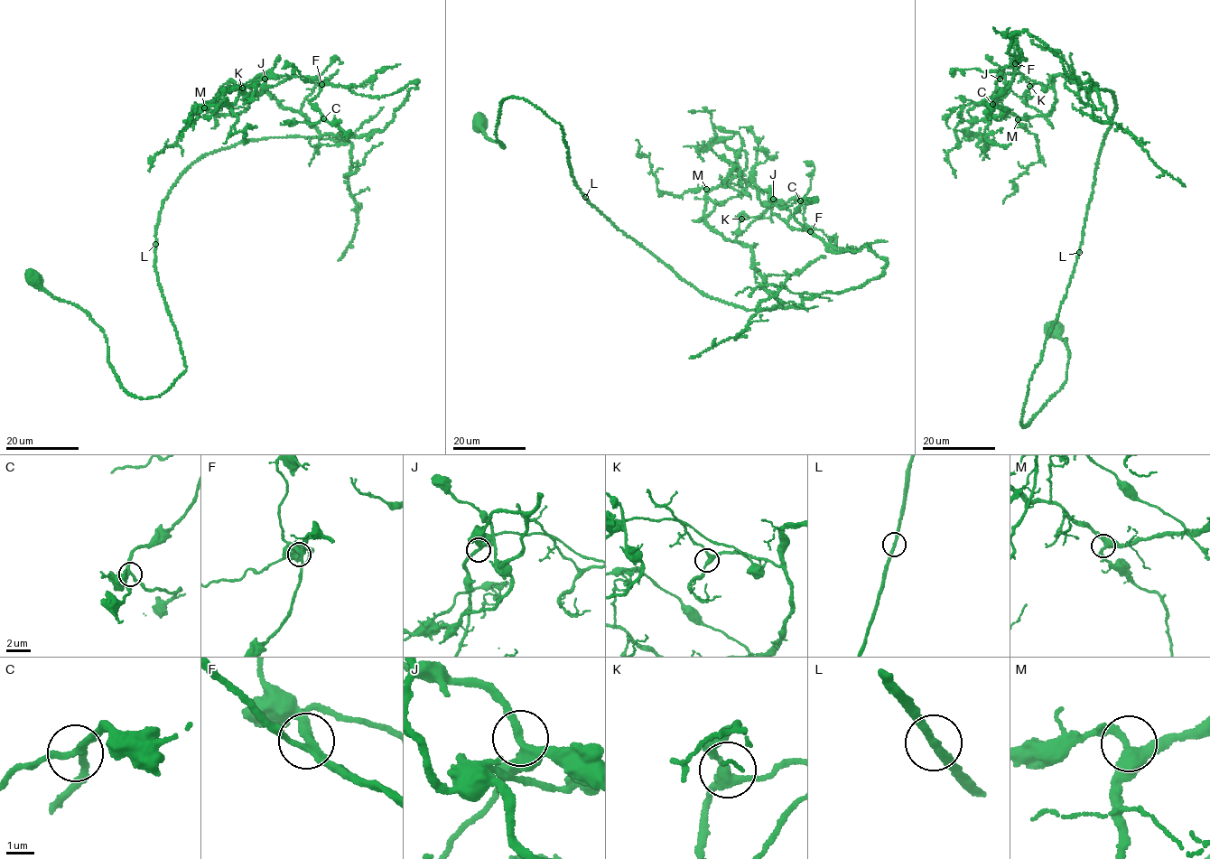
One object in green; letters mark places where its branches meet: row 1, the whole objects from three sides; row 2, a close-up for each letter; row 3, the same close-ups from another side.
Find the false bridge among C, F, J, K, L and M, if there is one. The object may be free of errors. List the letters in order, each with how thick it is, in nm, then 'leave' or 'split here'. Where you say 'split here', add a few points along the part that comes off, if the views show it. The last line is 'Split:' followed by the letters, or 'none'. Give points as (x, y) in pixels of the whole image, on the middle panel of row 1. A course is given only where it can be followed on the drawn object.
C: 240 nm thick; leave
F: 280 nm thick; leave
J: 300 nm thick; leave
K: 320 nm thick; leave
L: 280 nm thick; leave
M: 280 nm thick; leave
Split: none

